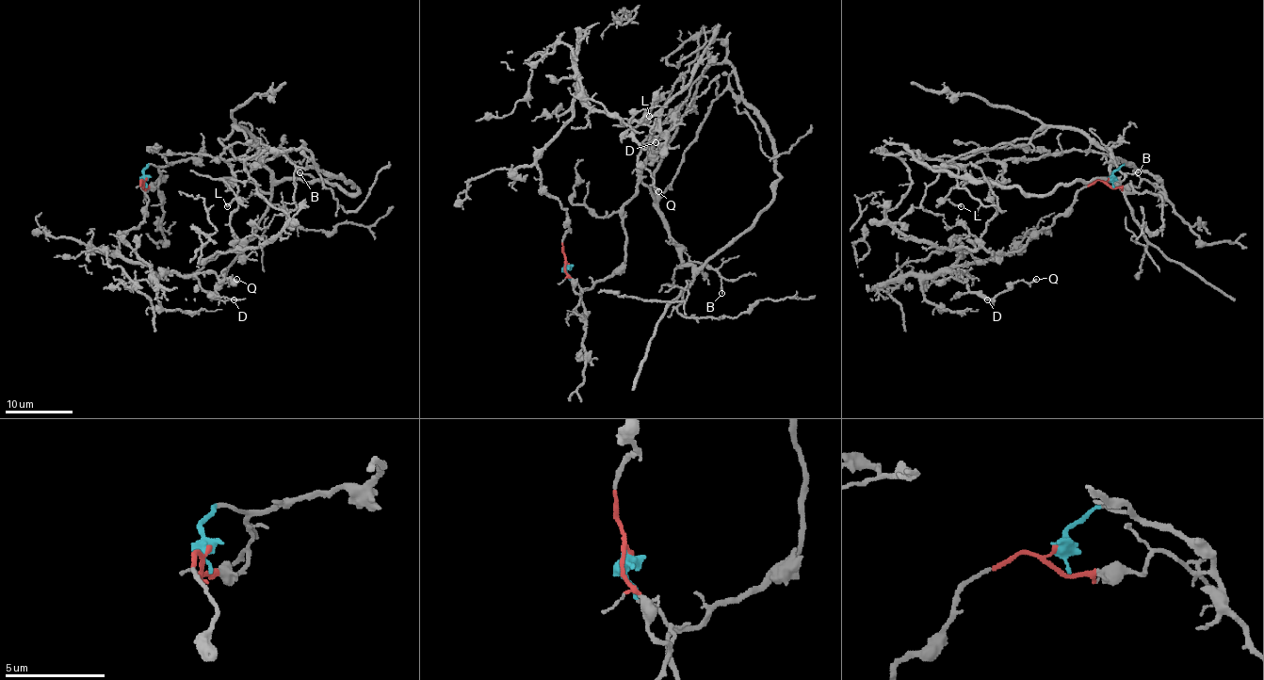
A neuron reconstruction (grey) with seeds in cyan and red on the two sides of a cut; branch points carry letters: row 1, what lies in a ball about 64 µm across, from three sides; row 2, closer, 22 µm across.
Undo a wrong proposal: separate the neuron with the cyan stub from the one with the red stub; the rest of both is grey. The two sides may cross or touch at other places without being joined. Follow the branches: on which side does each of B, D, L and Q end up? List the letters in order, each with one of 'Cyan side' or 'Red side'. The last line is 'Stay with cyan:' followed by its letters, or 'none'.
B: Cyan side
D: Red side
L: Cyan side
Q: Red side
Stay with cyan: B, L

